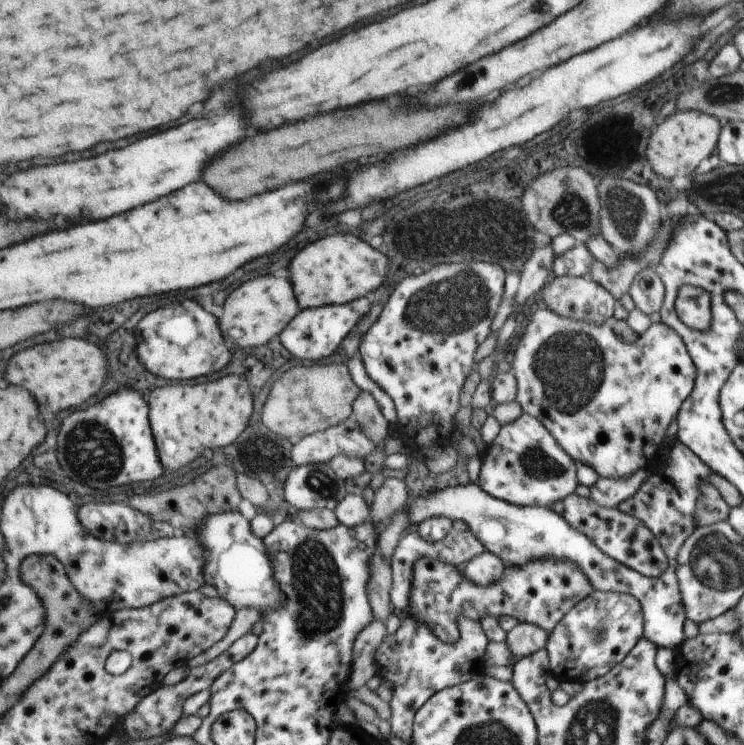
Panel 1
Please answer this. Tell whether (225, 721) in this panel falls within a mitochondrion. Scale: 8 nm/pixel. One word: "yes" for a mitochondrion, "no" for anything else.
no

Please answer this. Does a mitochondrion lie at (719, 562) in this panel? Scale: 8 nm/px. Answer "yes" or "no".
yes

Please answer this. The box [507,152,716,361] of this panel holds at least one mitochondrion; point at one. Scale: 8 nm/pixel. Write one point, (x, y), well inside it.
(626, 208)

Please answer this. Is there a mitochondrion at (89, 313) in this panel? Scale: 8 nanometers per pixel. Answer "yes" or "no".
no

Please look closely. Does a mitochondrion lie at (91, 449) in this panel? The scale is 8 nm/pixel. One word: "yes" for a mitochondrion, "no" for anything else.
yes

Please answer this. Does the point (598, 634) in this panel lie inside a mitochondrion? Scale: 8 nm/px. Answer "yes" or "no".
yes

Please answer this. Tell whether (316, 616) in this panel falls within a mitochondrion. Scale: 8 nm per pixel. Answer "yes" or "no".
yes

